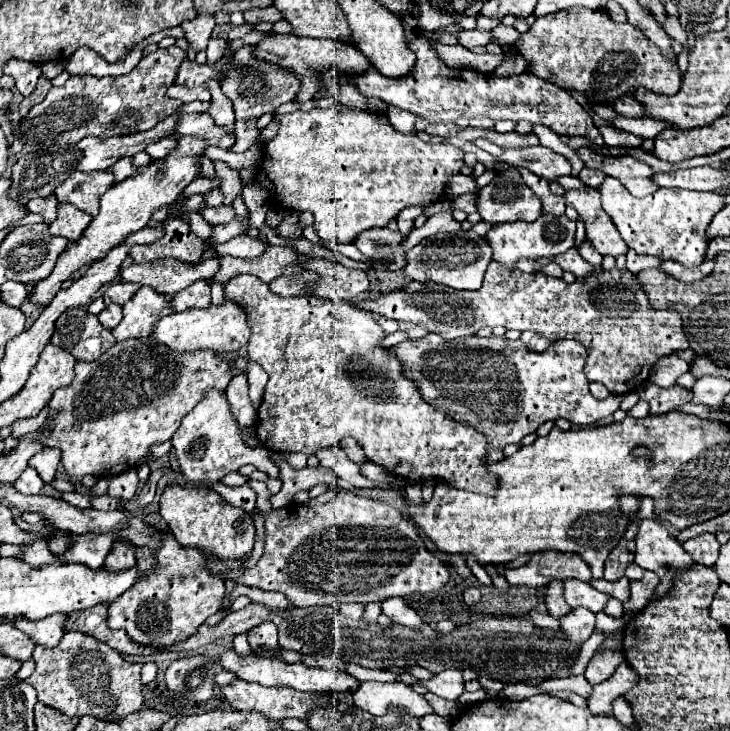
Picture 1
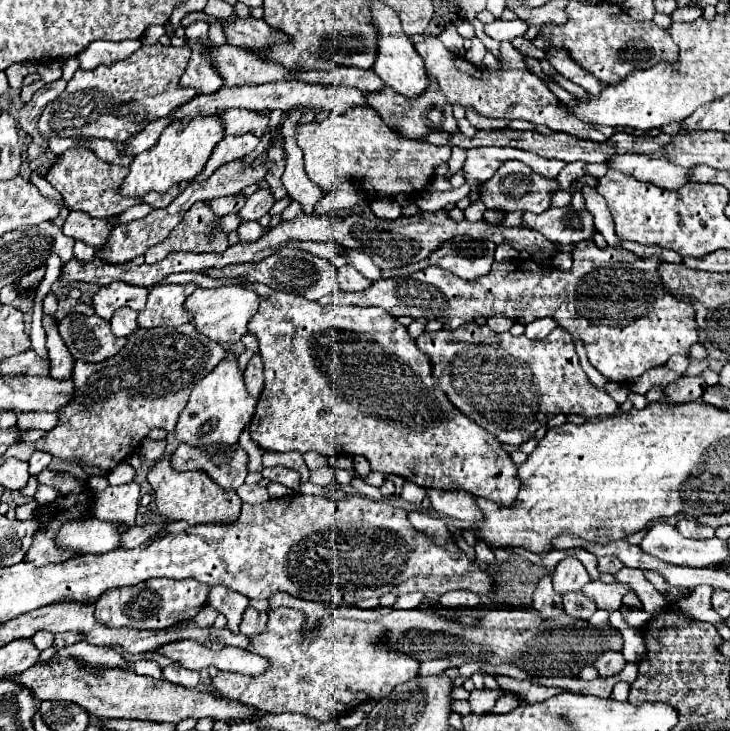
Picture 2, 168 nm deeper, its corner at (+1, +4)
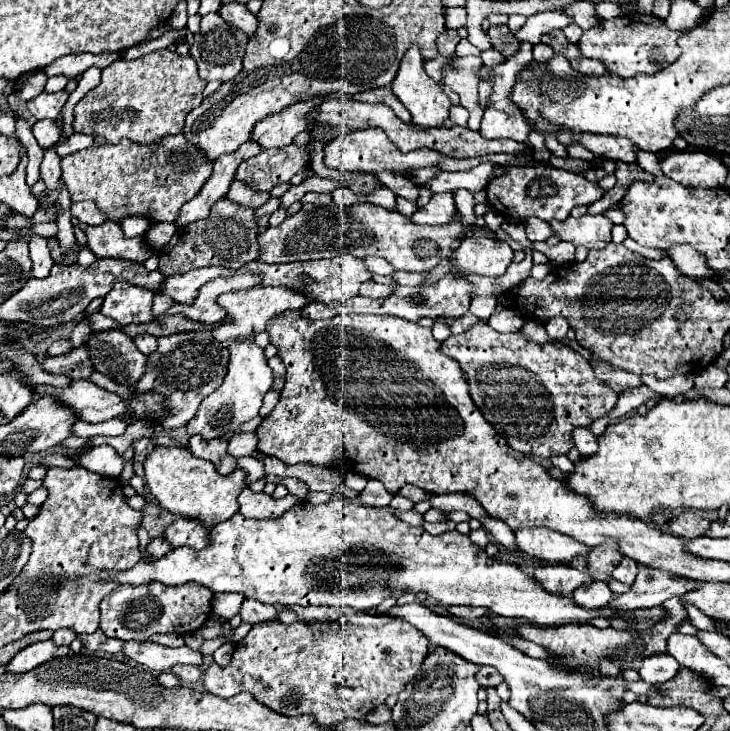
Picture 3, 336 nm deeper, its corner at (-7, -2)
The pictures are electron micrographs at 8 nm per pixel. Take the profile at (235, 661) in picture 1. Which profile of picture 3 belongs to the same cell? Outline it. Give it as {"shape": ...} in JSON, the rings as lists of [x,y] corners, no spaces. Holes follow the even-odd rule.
{"shape":[[[125,641],[121,653],[125,657],[137,661],[145,669],[155,671],[155,673],[169,671],[177,663],[181,663],[181,665],[183,663],[189,663],[189,665],[197,665],[197,667],[203,663],[203,655],[199,651],[189,649],[187,645],[177,647],[177,649],[171,649],[171,647],[157,645],[153,641],[143,641],[143,643]]]}

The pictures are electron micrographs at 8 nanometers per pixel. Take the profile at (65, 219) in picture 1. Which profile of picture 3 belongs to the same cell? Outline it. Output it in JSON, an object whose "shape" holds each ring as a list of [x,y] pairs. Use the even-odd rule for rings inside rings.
{"shape":[[[115,221],[103,225],[89,225],[85,233],[87,233],[87,247],[97,257],[115,257],[145,263],[151,255],[155,255],[155,249],[147,247],[145,237],[127,239],[119,223]]]}

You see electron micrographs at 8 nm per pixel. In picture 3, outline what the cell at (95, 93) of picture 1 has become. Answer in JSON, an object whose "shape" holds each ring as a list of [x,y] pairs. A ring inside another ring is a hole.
{"shape":[[[159,49],[133,61],[117,59],[103,69],[101,83],[77,103],[73,129],[101,135],[107,143],[119,143],[123,137],[141,145],[155,143],[165,135],[183,131],[187,113],[203,101],[205,85],[207,81],[199,79],[197,63],[189,55]]]}

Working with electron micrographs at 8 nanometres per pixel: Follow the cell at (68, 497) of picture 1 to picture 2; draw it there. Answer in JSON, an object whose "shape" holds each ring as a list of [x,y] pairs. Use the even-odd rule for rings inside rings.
{"shape":[[[41,485],[41,487],[37,489],[37,493],[35,493],[35,501],[39,501],[41,505],[47,505],[47,503],[51,503],[53,499],[57,499],[57,495],[59,495],[57,489],[53,489],[53,487],[49,487],[49,485]]]}

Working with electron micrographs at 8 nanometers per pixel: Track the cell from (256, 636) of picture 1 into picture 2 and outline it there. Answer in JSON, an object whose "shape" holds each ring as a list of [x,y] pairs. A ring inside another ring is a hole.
{"shape":[[[247,607],[243,613],[243,621],[239,625],[241,633],[247,637],[255,637],[259,633],[263,633],[263,627],[267,625],[267,613],[257,613],[255,609]]]}

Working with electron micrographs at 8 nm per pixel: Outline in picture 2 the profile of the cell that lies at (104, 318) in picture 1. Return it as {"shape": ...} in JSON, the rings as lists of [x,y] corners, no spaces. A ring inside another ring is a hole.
{"shape":[[[117,309],[115,317],[109,321],[111,323],[111,331],[119,337],[127,337],[129,333],[133,333],[137,329],[137,311],[133,309]]]}

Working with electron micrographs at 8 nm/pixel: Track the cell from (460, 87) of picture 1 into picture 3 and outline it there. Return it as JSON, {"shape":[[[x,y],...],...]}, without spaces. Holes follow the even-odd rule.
{"shape":[[[583,135],[581,145],[593,151],[599,159],[637,163],[637,147],[625,137],[613,135]]]}

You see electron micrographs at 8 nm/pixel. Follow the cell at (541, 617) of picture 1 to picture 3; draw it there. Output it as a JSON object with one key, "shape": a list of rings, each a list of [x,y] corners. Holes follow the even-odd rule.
{"shape":[[[567,563],[537,567],[535,577],[553,595],[567,595],[567,597],[571,597],[577,587],[581,587],[583,583],[589,583],[587,579],[591,579],[587,573],[577,571],[575,567],[571,567]]]}

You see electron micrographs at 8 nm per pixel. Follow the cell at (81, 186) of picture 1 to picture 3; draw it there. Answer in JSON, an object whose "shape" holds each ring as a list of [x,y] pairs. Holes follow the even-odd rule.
{"shape":[[[179,133],[179,135],[159,139],[157,145],[137,145],[137,143],[131,143],[131,139],[121,139],[121,143],[117,143],[117,145],[109,145],[109,143],[91,145],[89,149],[77,151],[77,153],[61,159],[61,169],[63,169],[61,179],[69,187],[71,199],[73,201],[91,199],[91,201],[99,203],[97,207],[111,221],[119,223],[125,217],[141,215],[155,223],[161,223],[161,221],[173,223],[175,217],[179,215],[183,203],[191,201],[201,191],[203,183],[211,177],[213,161],[207,159],[203,155],[203,151],[199,151],[199,147],[195,147],[195,143],[187,141],[183,133]]]}

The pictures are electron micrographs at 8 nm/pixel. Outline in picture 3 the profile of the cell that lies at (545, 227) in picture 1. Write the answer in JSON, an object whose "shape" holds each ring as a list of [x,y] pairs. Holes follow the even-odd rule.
{"shape":[[[583,215],[579,219],[567,217],[563,223],[551,221],[555,235],[561,241],[569,241],[575,247],[583,245],[587,249],[603,249],[611,243],[613,221],[605,215]]]}

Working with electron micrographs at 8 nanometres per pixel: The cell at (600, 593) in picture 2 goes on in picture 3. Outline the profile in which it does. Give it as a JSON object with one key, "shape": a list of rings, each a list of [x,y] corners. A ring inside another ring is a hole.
{"shape":[[[641,567],[631,591],[623,595],[615,595],[609,605],[613,609],[623,609],[623,611],[657,607],[657,605],[663,605],[663,601],[667,601],[669,597],[675,597],[675,595],[681,597],[687,591],[695,591],[695,587],[701,587],[701,581],[675,577],[661,569]]]}

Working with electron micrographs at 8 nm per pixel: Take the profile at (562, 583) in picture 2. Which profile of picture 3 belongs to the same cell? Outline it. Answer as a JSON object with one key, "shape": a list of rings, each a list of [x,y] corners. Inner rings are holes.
{"shape":[[[603,543],[599,547],[593,547],[589,551],[589,573],[611,573],[613,567],[619,565],[623,559],[623,553],[619,551],[619,543]]]}

